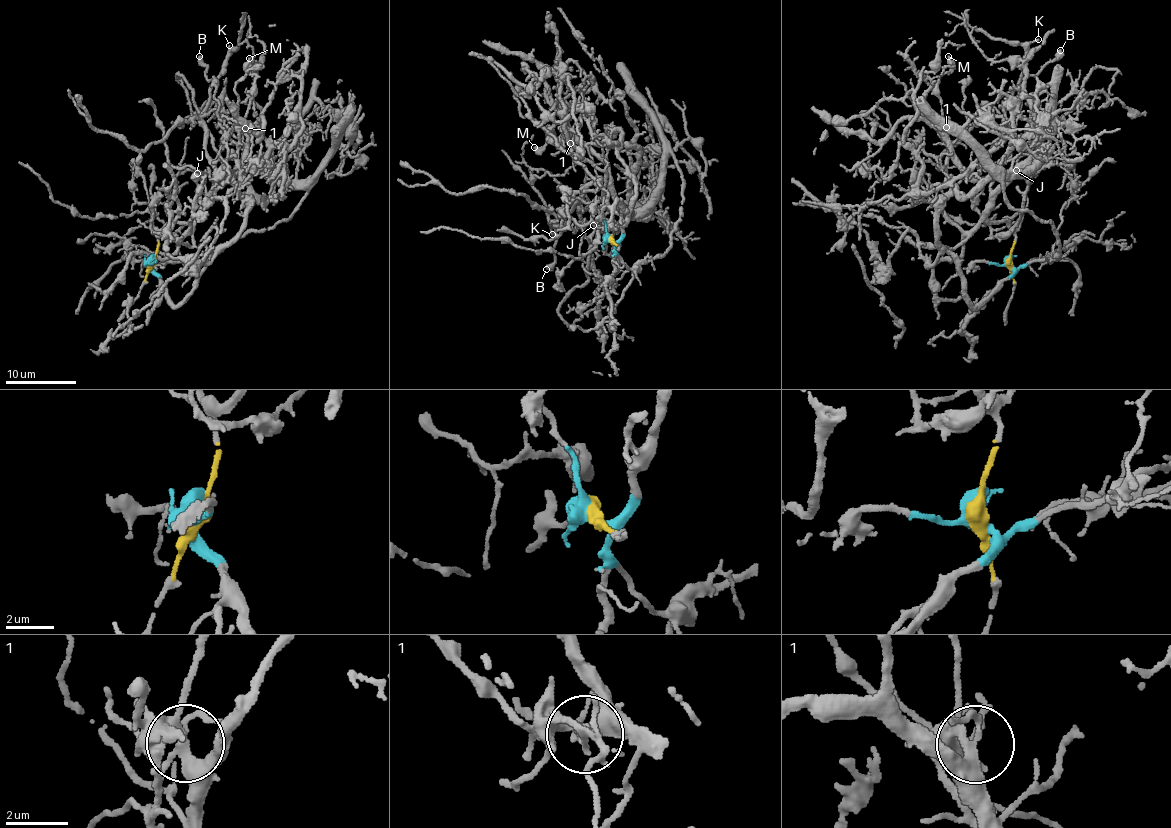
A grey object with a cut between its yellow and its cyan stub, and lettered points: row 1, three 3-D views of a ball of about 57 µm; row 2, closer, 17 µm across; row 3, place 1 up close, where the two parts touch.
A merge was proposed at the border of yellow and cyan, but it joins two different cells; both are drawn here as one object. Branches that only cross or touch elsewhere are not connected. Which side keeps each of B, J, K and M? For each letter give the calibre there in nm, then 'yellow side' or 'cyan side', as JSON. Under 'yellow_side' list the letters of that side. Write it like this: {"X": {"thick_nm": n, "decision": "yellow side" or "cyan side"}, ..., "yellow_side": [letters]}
{"B": {"thick_nm": 460, "decision": "yellow side"}, "J": {"thick_nm": 170, "decision": "yellow side"}, "K": {"thick_nm": 150, "decision": "yellow side"}, "M": {"thick_nm": 320, "decision": "yellow side"}, "yellow_side": ["B", "J", "K", "M"]}

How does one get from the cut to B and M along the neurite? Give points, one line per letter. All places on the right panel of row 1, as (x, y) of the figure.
B: (1008, 262), (1015, 236), (987, 216), (1013, 175), (980, 180), (979, 165), (1018, 111), (1019, 82), (1061, 49)
M: (1008, 262), (1015, 236), (987, 216), (1013, 175), (974, 177), (955, 156), (938, 86), (948, 56)

